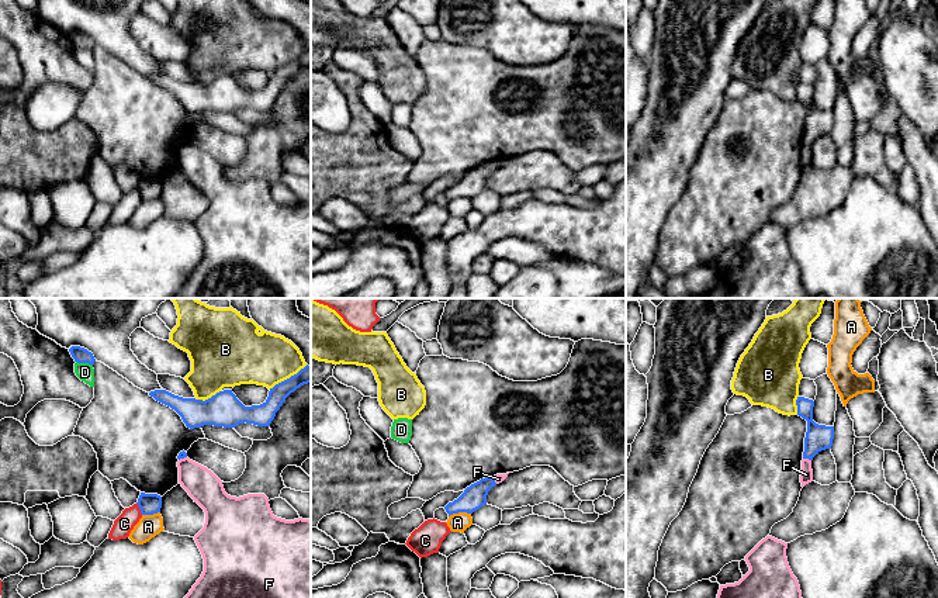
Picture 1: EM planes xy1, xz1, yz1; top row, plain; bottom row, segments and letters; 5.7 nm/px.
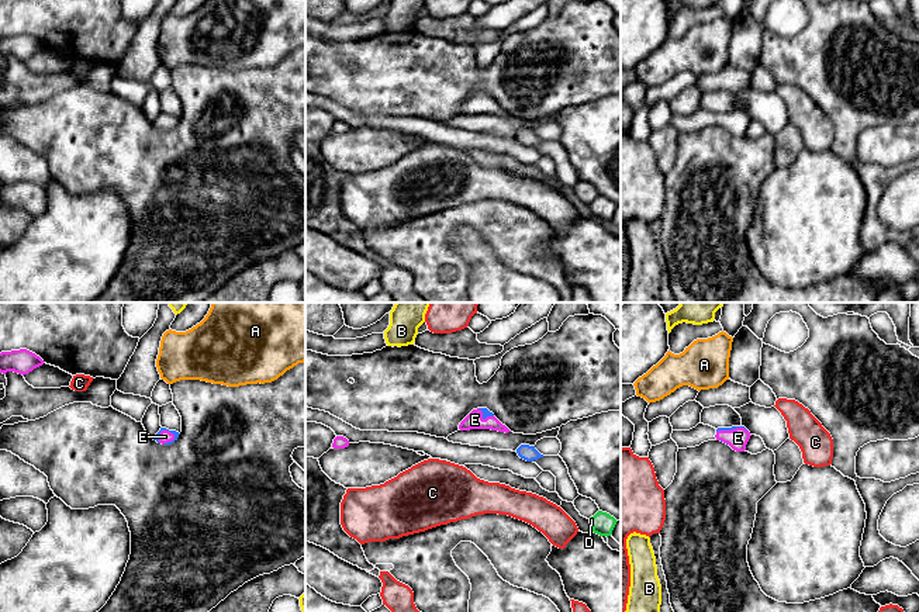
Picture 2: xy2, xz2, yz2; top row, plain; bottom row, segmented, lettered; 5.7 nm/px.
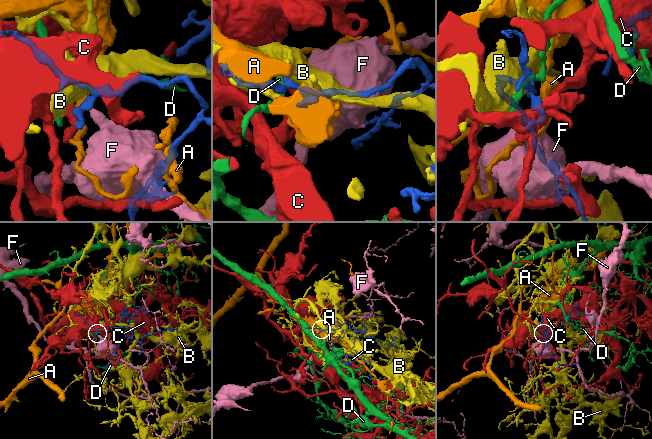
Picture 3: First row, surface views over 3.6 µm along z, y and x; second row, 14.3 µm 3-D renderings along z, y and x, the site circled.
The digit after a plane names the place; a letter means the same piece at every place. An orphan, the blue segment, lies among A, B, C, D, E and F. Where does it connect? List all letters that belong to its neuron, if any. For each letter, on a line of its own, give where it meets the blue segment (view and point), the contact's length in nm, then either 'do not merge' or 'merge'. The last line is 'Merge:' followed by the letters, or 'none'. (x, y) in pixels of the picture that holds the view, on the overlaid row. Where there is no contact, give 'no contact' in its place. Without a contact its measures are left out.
A: xz1 (459, 511) | 130 nm | do not merge
B: xy1 (287, 379) | 260 nm | do not merge
C: xy1 (139, 508) | 80 nm | do not merge
D: xy1 (85, 362) | 100 nm | do not merge
E: xy2 (162, 429) | 110 nm | merge
F: yz1 (807, 457) | 50 nm | do not merge
Merge: E

